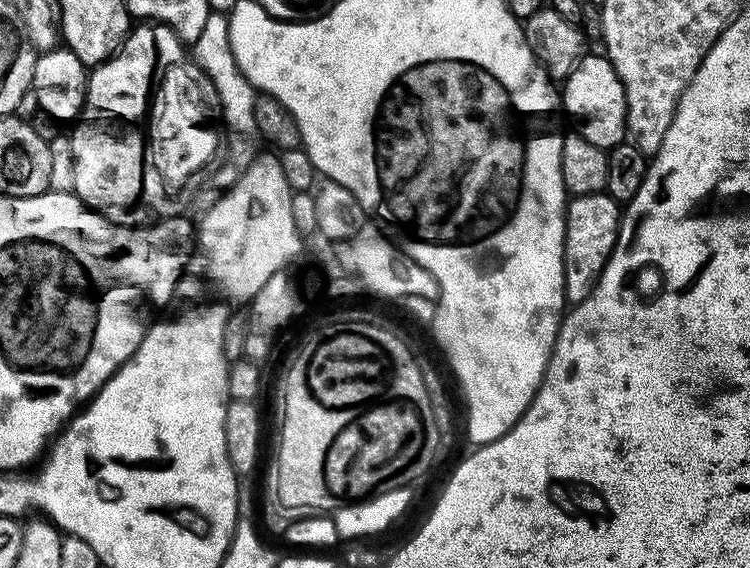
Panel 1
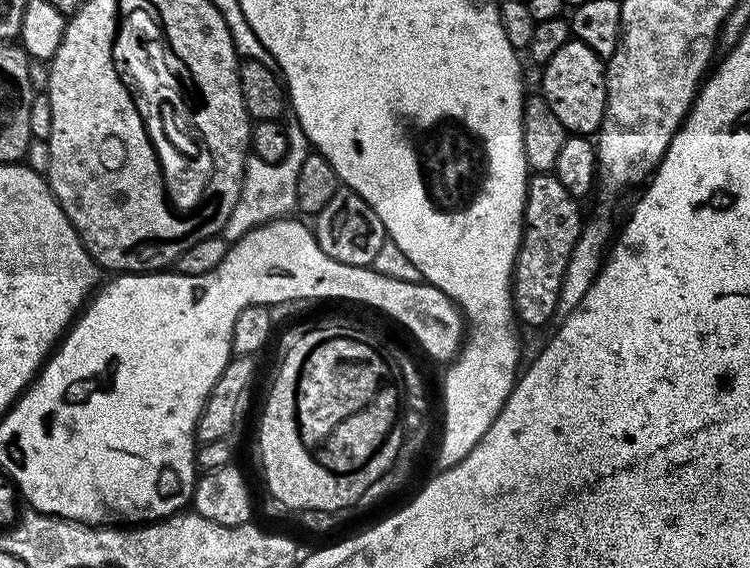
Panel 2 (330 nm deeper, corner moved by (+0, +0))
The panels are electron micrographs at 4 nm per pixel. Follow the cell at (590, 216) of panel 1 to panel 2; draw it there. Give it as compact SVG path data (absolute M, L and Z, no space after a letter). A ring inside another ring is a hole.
M536 174L529 179L524 229L516 267L512 270L512 306L515 319L521 325L540 328L556 316L558 292L564 288L562 278L566 274L566 262L570 262L570 254L580 237L580 204L554 174Z

